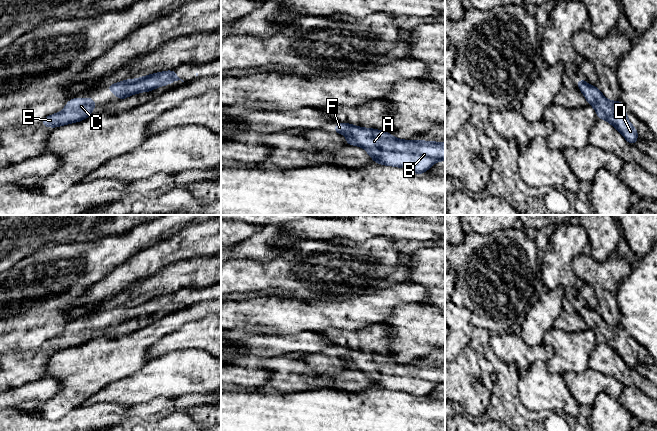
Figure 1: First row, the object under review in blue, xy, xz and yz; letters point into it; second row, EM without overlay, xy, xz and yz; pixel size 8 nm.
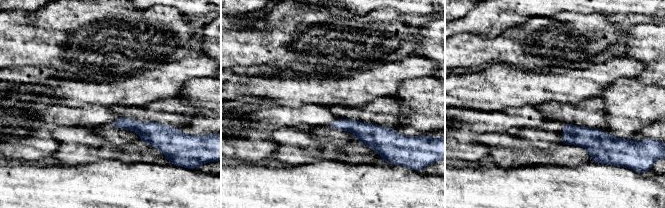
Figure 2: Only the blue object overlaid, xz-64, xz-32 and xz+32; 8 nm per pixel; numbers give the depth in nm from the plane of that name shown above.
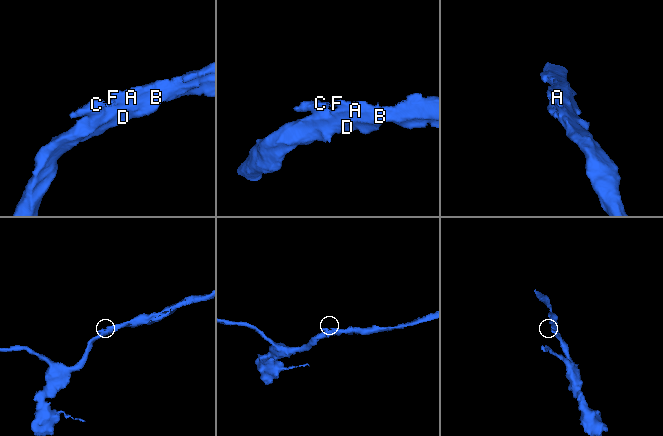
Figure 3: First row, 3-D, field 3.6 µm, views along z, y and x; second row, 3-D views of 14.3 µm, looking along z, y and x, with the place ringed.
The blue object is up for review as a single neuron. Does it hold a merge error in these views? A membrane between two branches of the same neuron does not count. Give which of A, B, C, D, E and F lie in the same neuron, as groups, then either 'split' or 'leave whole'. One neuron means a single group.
A B D / C E F; split

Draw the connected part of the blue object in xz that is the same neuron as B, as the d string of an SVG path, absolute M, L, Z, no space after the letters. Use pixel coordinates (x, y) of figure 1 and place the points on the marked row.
M359 127L359 134L356 137L347 137L346 145L364 148L376 164L401 167L419 175L431 169L437 161L445 161L445 142L402 140L386 131L372 128Z

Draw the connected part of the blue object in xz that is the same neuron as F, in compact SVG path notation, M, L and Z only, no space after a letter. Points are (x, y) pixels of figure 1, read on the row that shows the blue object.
M336 122L333 132L347 137L356 137L359 134L359 127L348 123Z

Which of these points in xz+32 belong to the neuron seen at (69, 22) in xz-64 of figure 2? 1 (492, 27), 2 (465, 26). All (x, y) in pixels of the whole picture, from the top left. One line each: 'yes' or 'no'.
1: no
2: no

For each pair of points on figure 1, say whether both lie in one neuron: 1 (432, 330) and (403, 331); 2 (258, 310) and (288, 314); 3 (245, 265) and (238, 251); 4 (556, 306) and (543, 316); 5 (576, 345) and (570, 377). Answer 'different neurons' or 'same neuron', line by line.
1: same neuron
2: same neuron
3: different neurons
4: same neuron
5: different neurons

